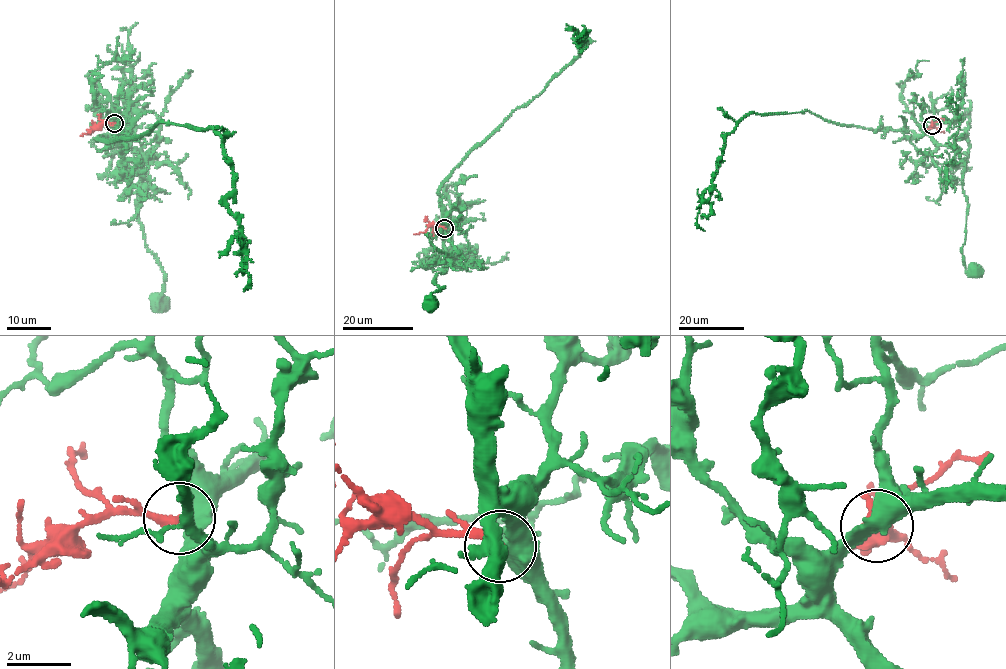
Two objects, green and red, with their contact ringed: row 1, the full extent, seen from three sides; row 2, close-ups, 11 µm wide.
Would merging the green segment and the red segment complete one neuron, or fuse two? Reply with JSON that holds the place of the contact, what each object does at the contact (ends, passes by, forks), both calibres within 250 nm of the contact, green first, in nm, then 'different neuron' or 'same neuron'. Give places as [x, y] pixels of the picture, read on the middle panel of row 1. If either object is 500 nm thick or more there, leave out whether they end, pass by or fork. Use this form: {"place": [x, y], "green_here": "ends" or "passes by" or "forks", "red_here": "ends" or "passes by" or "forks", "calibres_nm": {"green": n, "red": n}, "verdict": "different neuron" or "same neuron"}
{"place": [444, 228], "green_here": "passes by", "red_here": "ends", "calibres_nm": {"green": 480, "red": 260}, "verdict": "same neuron"}

